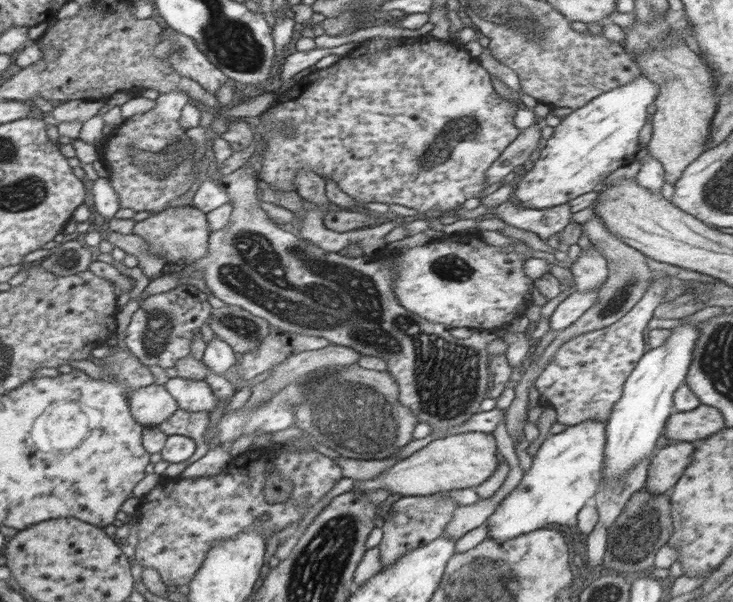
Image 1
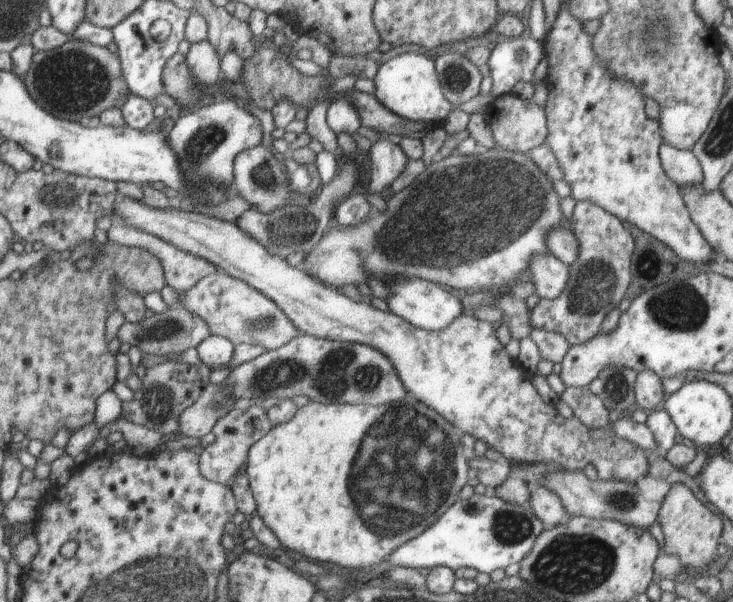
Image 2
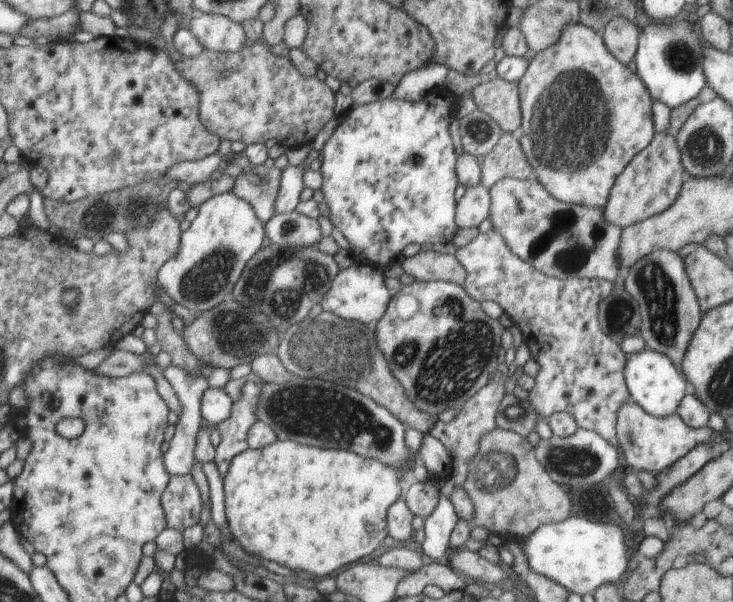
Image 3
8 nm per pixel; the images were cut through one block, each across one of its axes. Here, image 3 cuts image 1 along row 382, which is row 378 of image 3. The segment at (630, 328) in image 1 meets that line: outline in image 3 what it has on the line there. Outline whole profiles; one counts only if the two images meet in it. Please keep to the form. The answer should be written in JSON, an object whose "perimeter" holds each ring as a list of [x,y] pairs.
{"perimeter":[[[494,228],[486,233],[480,233],[470,244],[457,248],[455,258],[466,270],[467,276],[463,288],[476,300],[495,301],[504,309],[513,323],[517,323],[525,338],[525,344],[540,365],[540,372],[535,378],[535,384],[530,391],[529,400],[536,406],[534,410],[549,418],[552,414],[568,412],[579,428],[594,430],[602,438],[610,440],[610,444],[618,444],[616,422],[622,404],[632,402],[632,396],[626,385],[624,368],[628,362],[628,355],[620,348],[620,343],[612,340],[604,328],[600,327],[600,304],[614,289],[610,281],[590,278],[565,278],[546,276],[523,262],[512,254],[504,236]]]}

